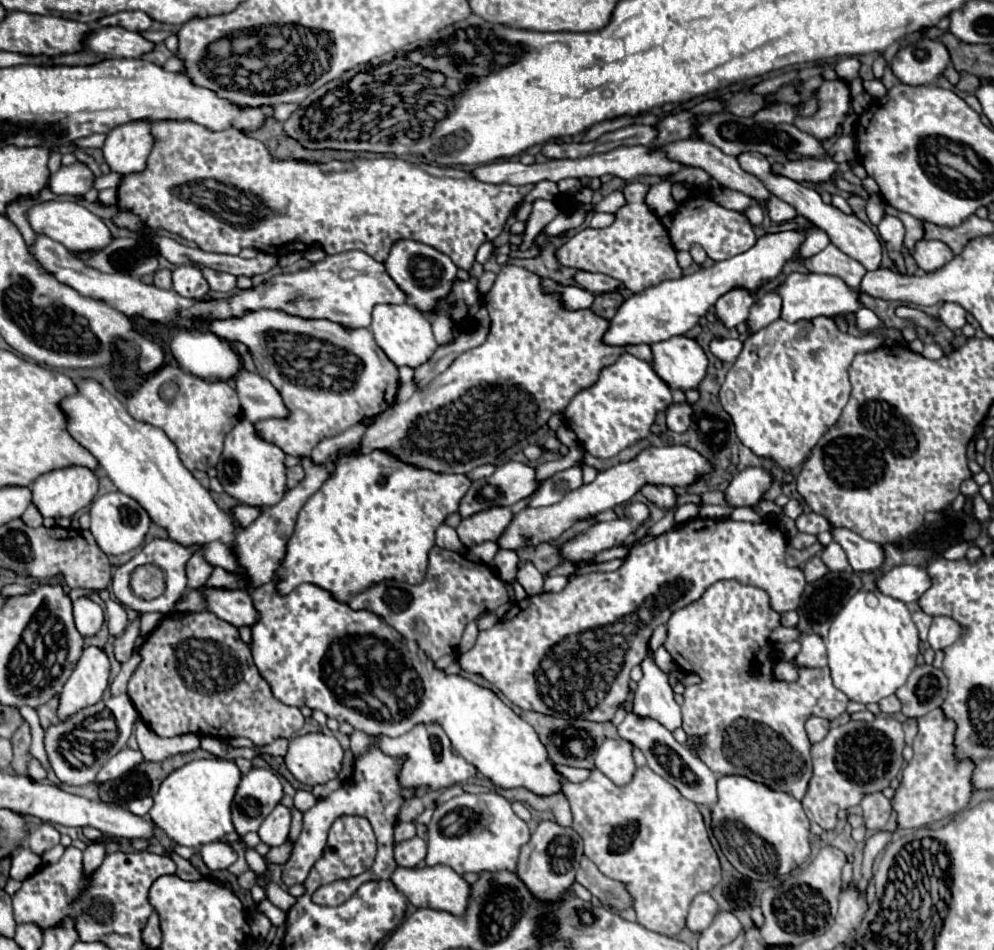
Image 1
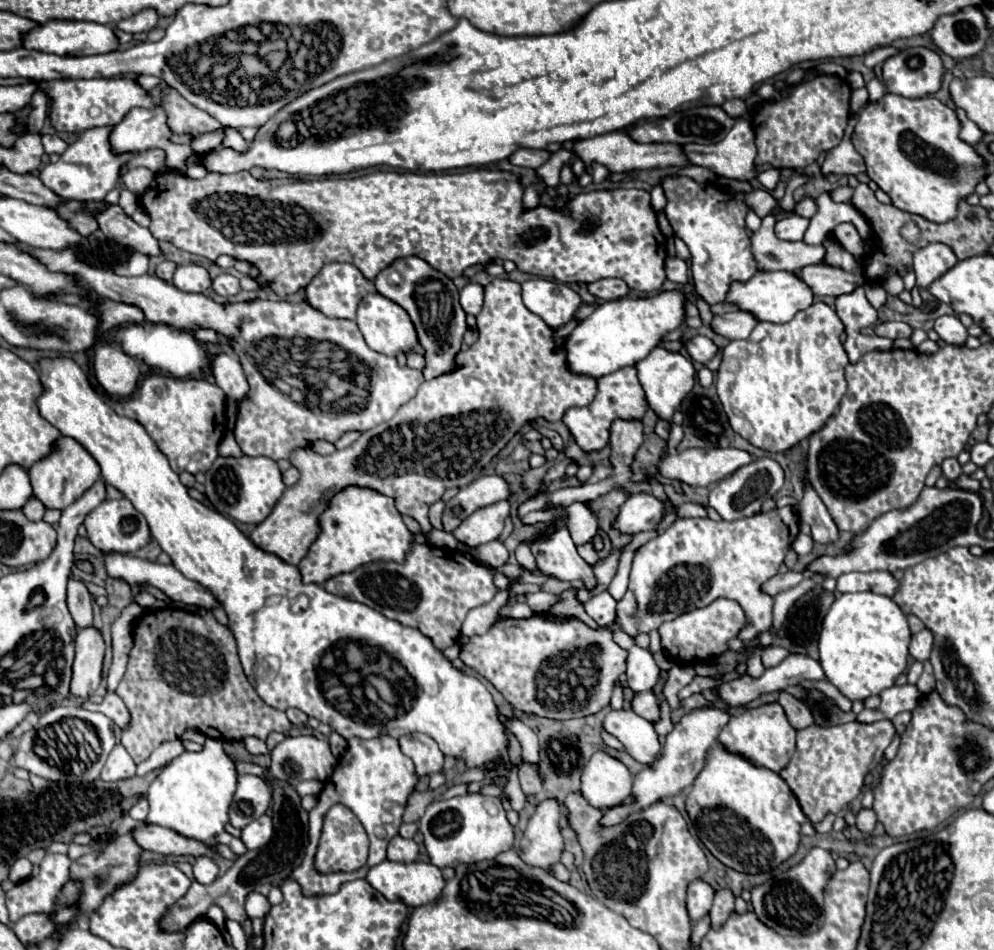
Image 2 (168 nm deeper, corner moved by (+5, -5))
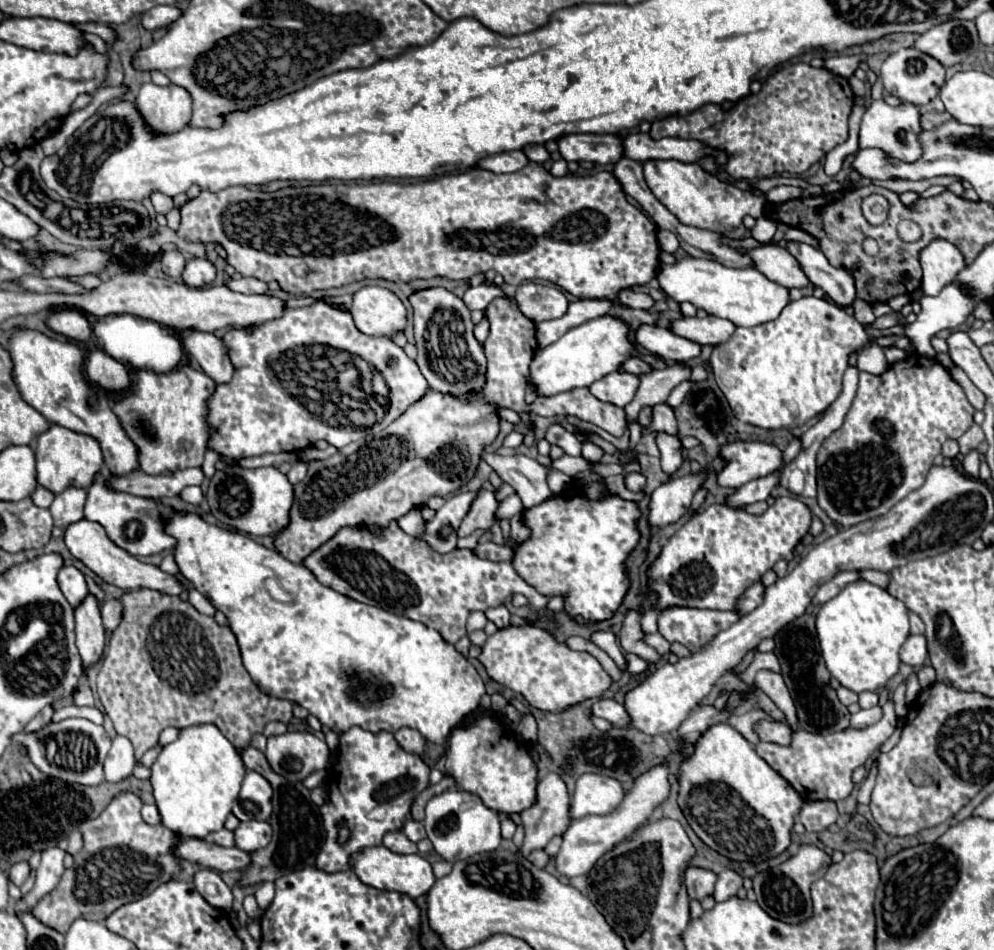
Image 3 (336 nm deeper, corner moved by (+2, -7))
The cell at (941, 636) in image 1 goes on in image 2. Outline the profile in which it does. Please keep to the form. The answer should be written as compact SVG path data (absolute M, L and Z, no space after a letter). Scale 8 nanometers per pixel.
M922 629L920 633L912 635L912 641L910 641L910 655L918 661L926 661L930 657L930 651L932 651L932 633L928 629Z

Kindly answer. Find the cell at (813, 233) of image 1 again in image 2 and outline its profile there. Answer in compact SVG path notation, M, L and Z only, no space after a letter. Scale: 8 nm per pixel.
M822 193L816 199L816 203L818 203L818 213L810 219L810 225L802 239L804 243L820 245L826 239L828 231L842 221L850 221L852 225L856 225L856 229L860 231L860 237L864 241L872 235L872 227L868 225L864 215L860 215L860 211L856 211L856 207L846 205L846 203L834 203L828 193Z

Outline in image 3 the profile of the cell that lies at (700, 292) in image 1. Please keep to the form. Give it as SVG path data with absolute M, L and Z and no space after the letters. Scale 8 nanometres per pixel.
M597 317L579 327L573 327L549 347L537 349L529 365L527 385L533 385L539 397L551 397L563 391L571 391L575 387L589 387L603 375L613 373L619 363L623 363L631 355L637 355L637 349L629 341L627 327L615 317Z

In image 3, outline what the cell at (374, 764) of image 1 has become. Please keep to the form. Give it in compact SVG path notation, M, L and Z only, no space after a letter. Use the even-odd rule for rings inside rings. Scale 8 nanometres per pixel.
M359 727L339 733L339 759L329 771L329 797L321 807L327 841L317 855L315 867L329 873L345 871L349 869L351 853L381 845L387 831L399 831L409 815L415 793L421 793L429 785L429 771L429 765L419 755L401 749L393 733L371 733ZM339 825L349 825L349 839L345 845L337 841Z

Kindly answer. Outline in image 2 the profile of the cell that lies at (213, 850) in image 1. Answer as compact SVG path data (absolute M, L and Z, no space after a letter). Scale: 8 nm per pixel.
M208 855L196 857L196 863L192 865L192 869L194 869L194 879L204 885L212 883L218 877L218 865L214 859L208 859Z

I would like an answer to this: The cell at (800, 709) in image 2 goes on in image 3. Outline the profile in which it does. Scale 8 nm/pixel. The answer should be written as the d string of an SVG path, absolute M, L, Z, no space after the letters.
M759 671L755 677L755 687L761 689L789 719L791 727L797 729L797 715L795 715L795 705L791 701L791 695L783 683L781 673L773 673L773 671Z

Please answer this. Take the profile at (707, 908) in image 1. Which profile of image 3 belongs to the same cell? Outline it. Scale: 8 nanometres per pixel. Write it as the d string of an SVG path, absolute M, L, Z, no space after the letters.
M689 865L685 869L685 887L687 887L687 893L691 899L703 899L707 895L713 893L713 887L715 887L715 881L717 881L717 875L709 869L703 869L703 867L693 867Z

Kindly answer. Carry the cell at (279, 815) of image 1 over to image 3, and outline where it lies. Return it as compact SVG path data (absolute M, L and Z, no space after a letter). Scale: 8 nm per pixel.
M245 821L237 827L237 847L253 853L257 849L263 849L271 841L271 825L265 821Z

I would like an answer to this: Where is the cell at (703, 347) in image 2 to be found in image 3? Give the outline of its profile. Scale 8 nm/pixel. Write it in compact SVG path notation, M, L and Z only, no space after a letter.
M655 325L637 327L633 337L639 347L643 347L645 351L649 351L661 359L667 359L667 361L683 363L683 361L689 361L689 359L701 355L701 345L697 345L689 339L677 337L669 329L661 329Z

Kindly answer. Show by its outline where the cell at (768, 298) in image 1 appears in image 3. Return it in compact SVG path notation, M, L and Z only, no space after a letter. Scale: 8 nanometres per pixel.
M707 315L705 319L699 317L681 317L671 321L669 325L671 333L695 341L699 345L721 345L725 343L731 333L735 331L735 325L727 319L715 317L715 315Z

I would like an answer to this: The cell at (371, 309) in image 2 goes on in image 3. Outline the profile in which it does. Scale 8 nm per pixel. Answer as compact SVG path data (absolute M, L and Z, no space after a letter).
M367 285L353 293L351 315L361 333L371 337L391 337L407 323L401 299L379 285Z

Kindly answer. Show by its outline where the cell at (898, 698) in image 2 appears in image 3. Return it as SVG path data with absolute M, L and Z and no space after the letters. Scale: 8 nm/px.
M873 707L873 709L861 709L859 713L851 715L851 727L853 729L863 729L869 727L873 723L877 723L881 719L881 709Z

